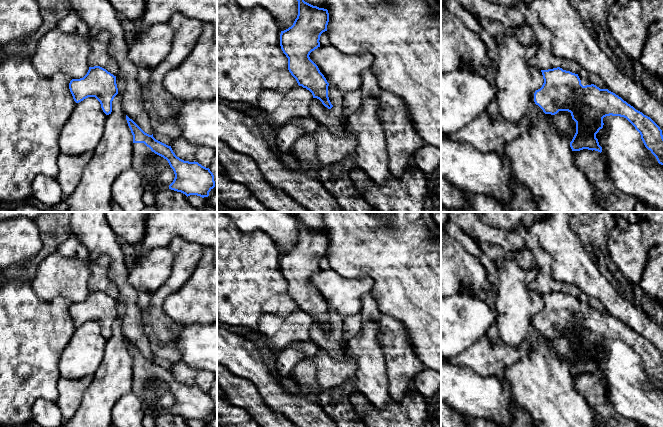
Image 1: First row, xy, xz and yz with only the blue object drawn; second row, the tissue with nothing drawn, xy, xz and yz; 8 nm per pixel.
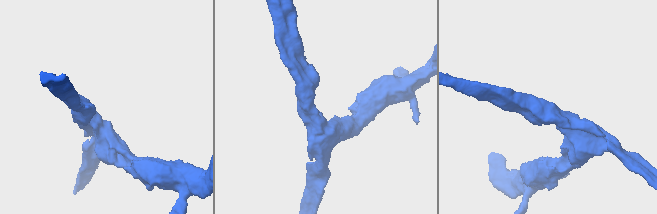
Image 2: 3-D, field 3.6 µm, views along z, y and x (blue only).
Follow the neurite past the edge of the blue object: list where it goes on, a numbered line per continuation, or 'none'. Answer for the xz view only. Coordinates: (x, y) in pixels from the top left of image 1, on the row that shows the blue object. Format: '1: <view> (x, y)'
none

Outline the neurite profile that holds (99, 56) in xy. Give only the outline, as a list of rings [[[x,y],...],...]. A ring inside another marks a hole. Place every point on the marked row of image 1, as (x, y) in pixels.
[[[102,31],[98,34],[96,44],[92,44],[92,51],[89,56],[89,64],[93,66],[100,66],[108,72],[117,76],[119,74],[119,63],[109,55],[108,46],[110,41],[110,33]]]

